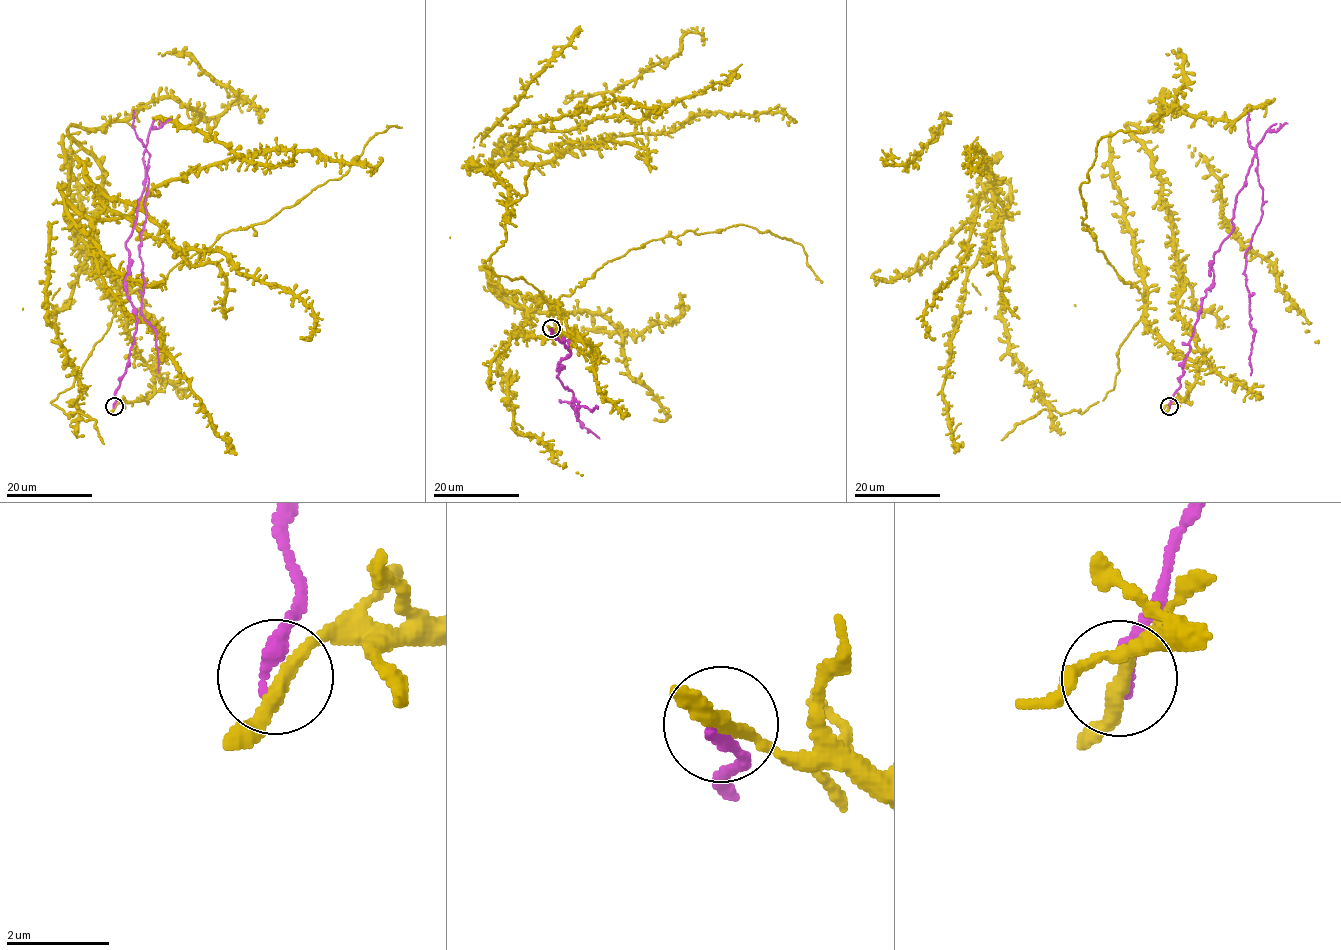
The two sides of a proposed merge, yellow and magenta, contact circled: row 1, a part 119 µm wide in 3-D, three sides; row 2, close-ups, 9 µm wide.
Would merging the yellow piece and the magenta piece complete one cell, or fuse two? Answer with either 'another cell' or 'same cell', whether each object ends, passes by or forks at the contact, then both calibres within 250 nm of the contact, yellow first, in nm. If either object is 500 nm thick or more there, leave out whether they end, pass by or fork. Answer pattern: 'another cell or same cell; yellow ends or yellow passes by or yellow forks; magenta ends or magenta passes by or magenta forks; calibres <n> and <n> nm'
another cell; yellow passes by; magenta ends; calibres 280 and 360 nm

